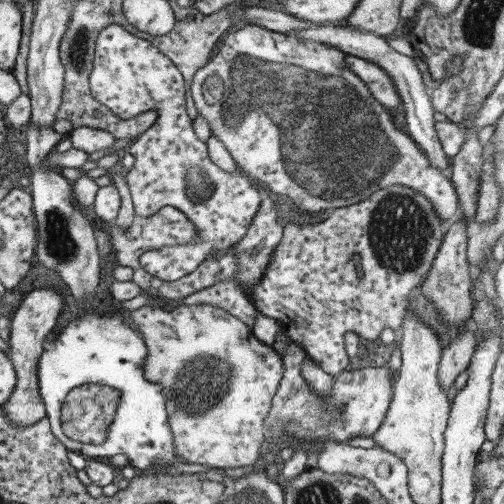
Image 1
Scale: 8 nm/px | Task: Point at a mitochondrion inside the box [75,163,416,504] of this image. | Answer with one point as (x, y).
(205, 382)

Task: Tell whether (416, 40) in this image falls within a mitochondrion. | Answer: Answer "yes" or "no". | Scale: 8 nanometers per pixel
no

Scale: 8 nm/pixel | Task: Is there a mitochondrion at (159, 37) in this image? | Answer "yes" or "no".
no

